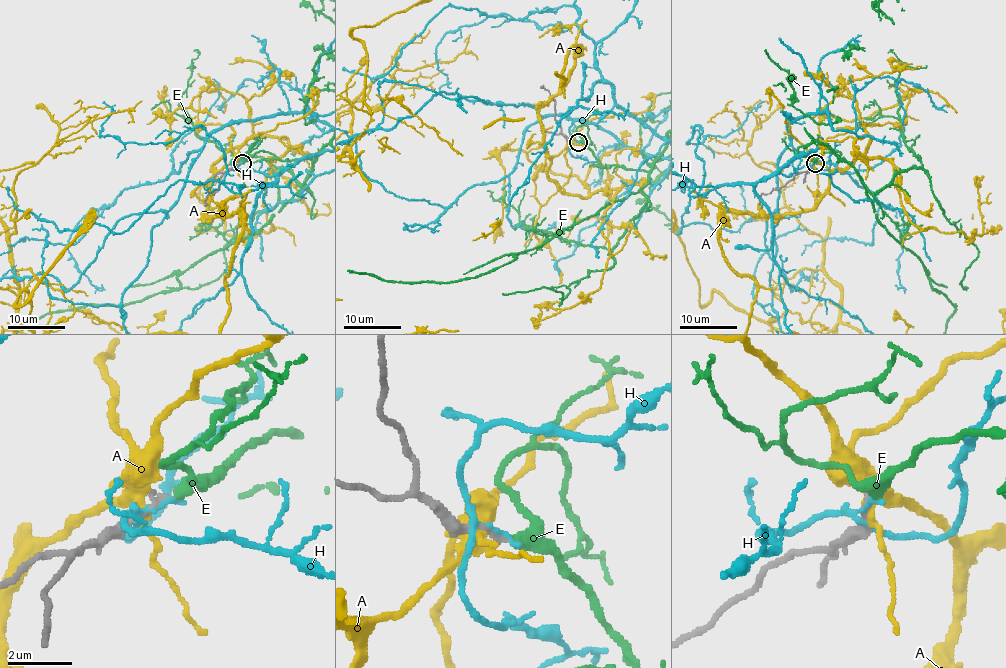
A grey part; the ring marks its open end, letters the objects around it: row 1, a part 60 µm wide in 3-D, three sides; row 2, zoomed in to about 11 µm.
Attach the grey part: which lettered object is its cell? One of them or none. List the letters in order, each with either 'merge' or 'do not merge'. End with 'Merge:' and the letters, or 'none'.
A: do not merge
E: merge
H: do not merge
Merge: E

